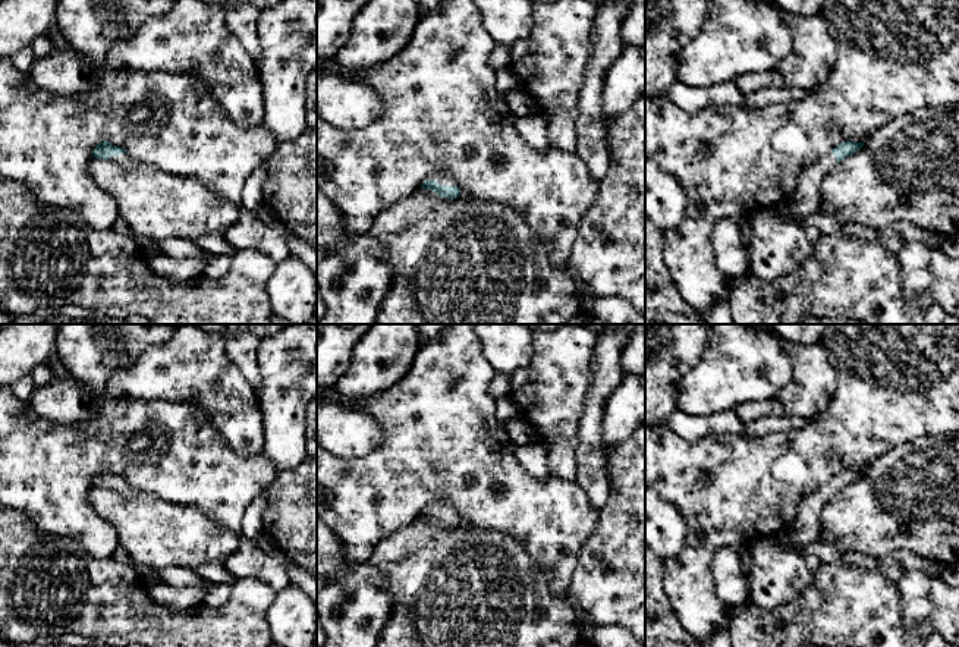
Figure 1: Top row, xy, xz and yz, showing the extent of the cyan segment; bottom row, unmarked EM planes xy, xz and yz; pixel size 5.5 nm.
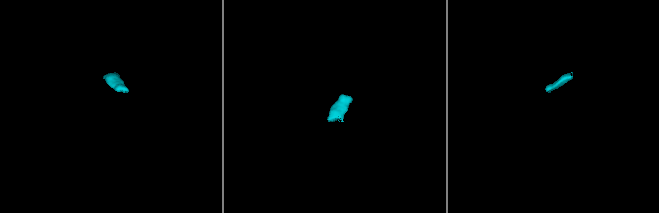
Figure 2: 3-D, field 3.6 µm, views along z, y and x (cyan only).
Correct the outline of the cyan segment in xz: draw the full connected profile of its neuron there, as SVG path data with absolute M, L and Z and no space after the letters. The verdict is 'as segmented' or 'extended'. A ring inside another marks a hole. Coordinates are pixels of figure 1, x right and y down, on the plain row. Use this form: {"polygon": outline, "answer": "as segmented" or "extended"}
{"polygon": "M444 499L433 500L421 513L422 518L430 518L443 527L455 528L462 521L456 508Z", "answer": "extended"}

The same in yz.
{"polygon": "M842 471L836 474L830 481L804 497L789 533L790 541L796 546L805 546L820 540L821 509L828 503L836 491L861 478L862 474L864 471Z", "answer": "extended"}

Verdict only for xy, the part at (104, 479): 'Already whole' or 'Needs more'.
Needs more

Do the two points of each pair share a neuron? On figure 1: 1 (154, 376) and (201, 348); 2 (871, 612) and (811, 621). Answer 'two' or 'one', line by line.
1: one
2: one

